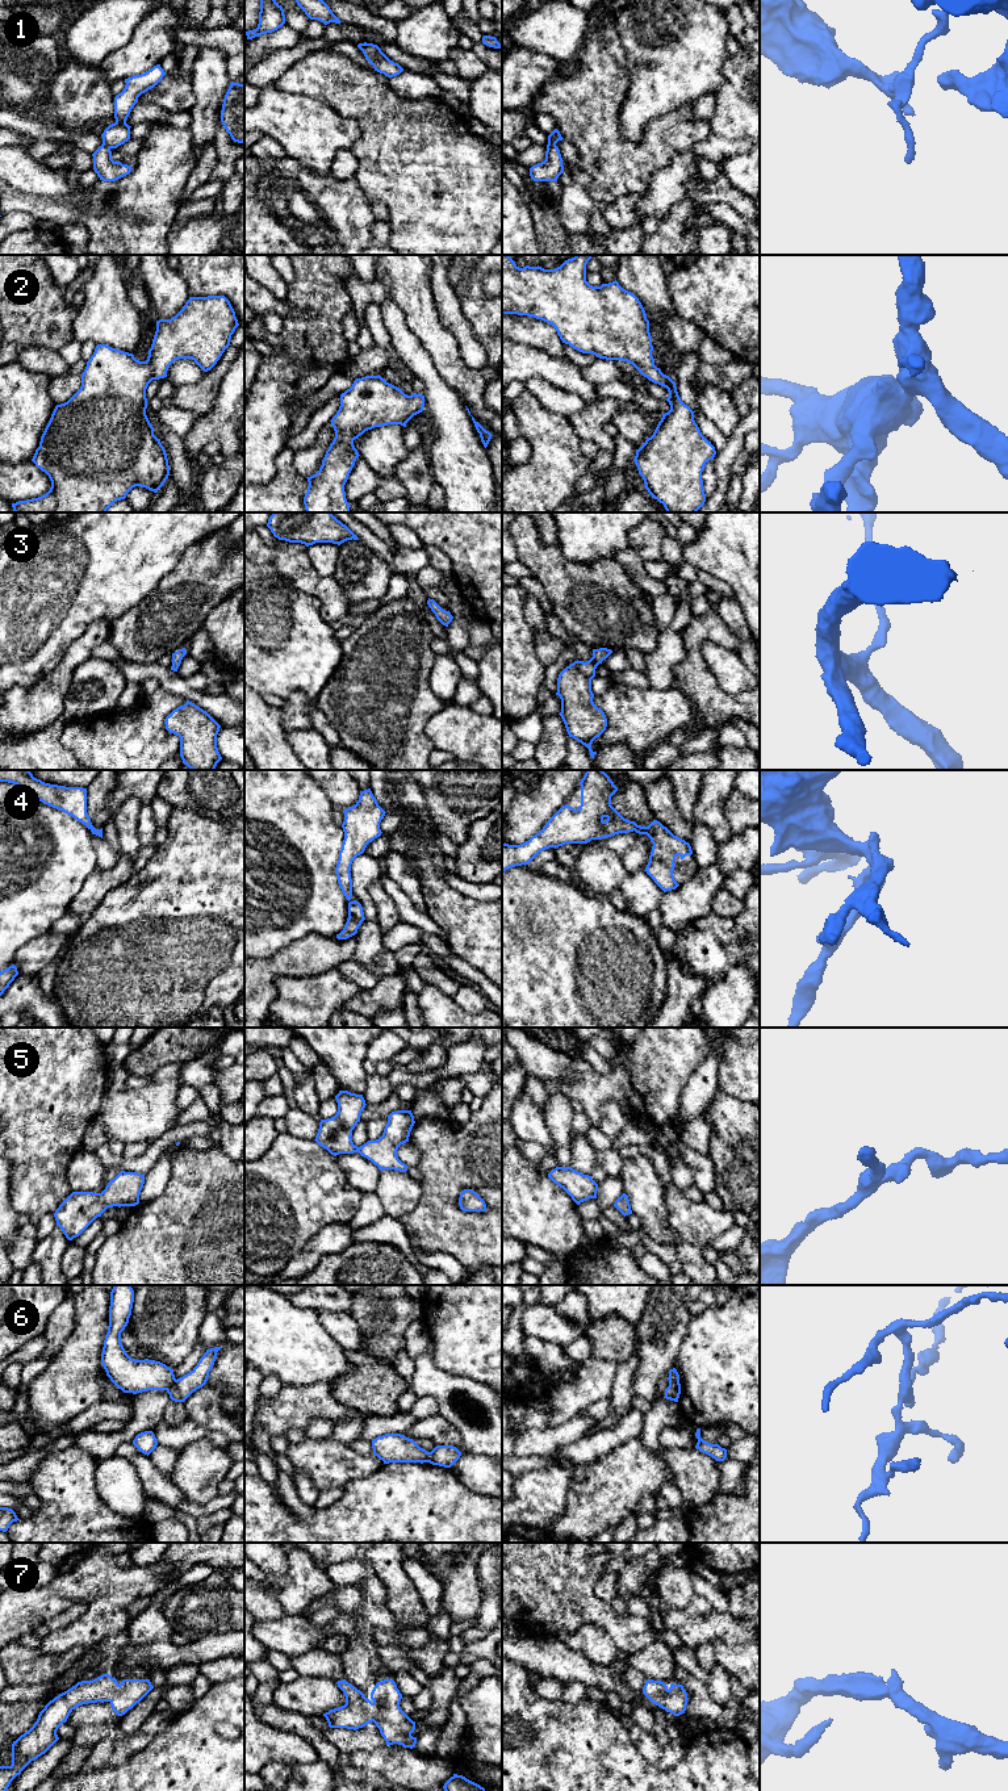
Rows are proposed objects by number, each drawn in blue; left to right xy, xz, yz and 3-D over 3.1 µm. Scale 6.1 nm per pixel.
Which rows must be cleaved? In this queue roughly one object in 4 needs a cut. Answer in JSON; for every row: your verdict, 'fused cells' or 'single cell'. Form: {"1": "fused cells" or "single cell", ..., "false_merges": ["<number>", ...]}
{"1": "fused cells", "2": "single cell", "3": "single cell", "4": "fused cells", "5": "single cell", "6": "fused cells", "7": "single cell", "false_merges": ["1", "4", "6"]}

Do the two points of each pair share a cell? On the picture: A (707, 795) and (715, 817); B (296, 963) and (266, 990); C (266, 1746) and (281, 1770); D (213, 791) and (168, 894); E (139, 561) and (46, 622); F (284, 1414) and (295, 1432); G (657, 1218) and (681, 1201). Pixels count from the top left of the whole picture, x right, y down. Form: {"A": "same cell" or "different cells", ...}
{"A": "same cell", "B": "same cell", "C": "different cells", "D": "different cells", "E": "same cell", "F": "different cells", "G": "different cells"}

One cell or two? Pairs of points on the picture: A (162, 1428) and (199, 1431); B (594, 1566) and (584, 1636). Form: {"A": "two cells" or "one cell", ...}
{"A": "one cell", "B": "two cells"}

